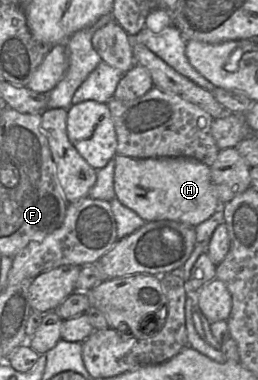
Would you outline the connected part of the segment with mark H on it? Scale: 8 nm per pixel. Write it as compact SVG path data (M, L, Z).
M116 154L114 157L114 191L124 206L136 212L146 222L171 220L196 227L209 219L220 207L210 168L190 157L137 159Z

